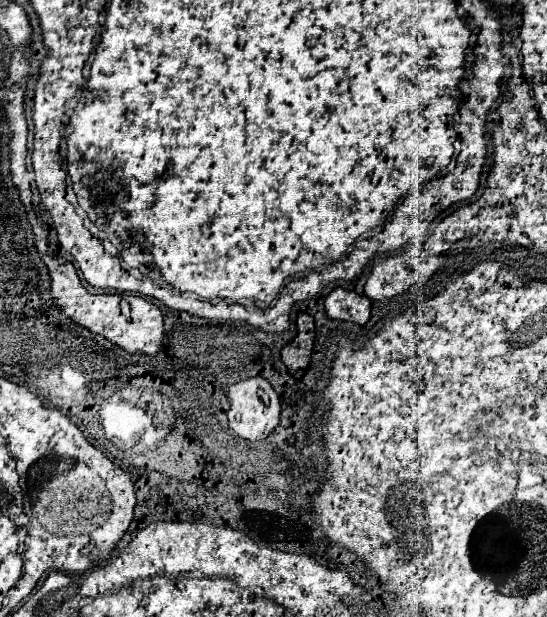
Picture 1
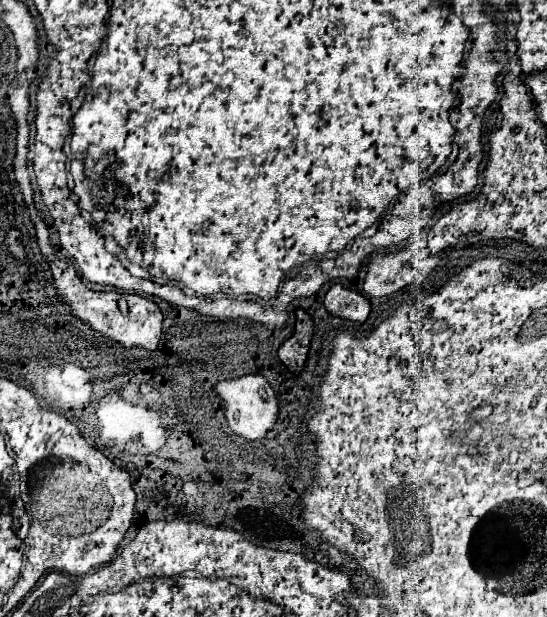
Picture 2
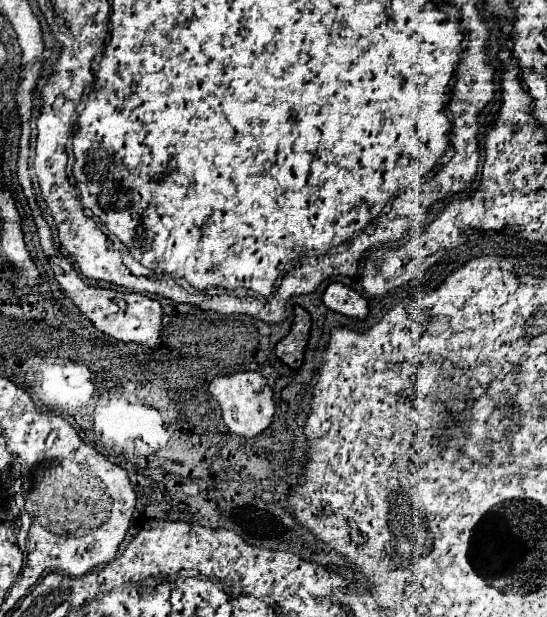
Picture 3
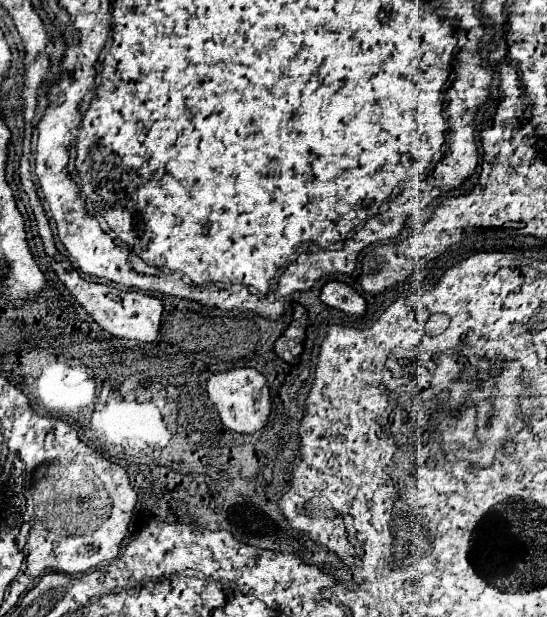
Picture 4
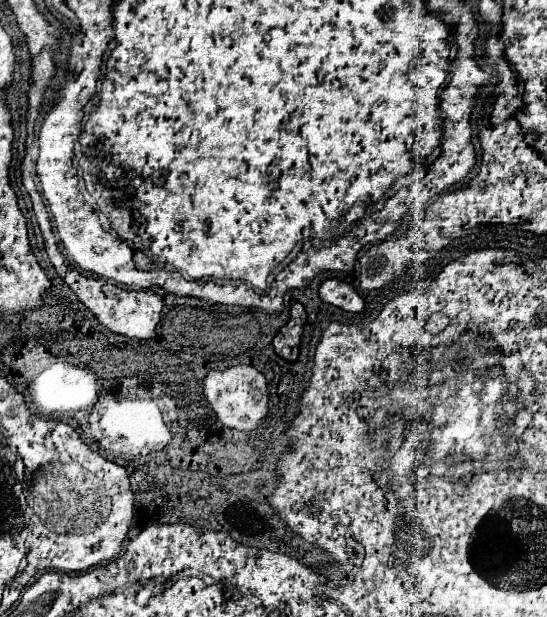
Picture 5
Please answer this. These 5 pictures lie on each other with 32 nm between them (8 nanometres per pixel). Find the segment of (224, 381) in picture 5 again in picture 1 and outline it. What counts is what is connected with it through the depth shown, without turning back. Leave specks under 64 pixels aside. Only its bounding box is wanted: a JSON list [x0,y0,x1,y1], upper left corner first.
[224,376,280,440]

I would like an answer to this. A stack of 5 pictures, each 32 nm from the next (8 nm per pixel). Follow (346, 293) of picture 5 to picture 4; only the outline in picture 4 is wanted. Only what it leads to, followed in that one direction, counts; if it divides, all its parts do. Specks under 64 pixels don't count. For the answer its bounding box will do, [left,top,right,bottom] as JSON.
[320,282,366,316]

